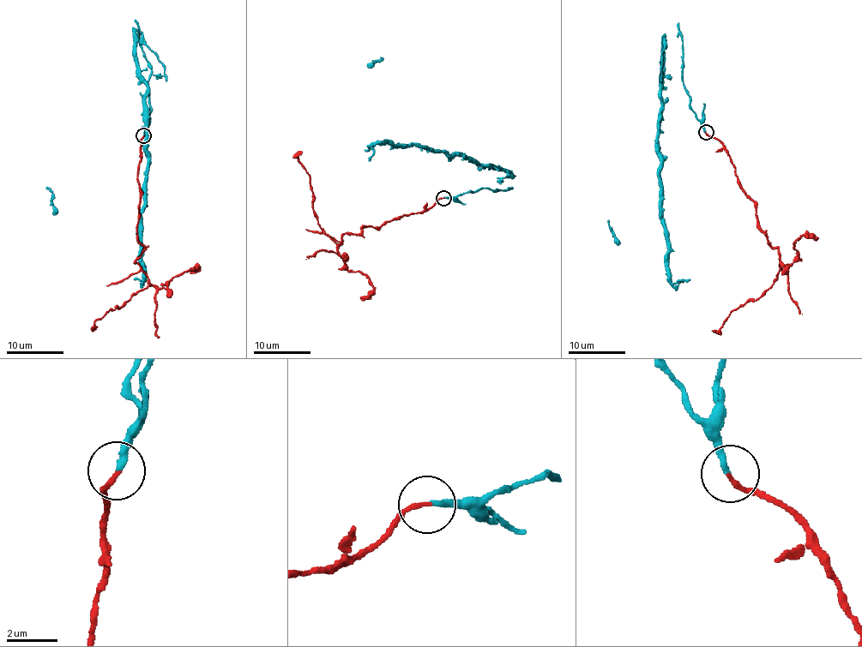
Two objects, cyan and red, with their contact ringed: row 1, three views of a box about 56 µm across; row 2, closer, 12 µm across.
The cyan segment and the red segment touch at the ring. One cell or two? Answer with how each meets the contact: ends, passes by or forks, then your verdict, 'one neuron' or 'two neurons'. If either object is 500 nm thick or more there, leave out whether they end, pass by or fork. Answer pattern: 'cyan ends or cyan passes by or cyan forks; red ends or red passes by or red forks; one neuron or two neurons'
cyan ends; red ends; two neurons

